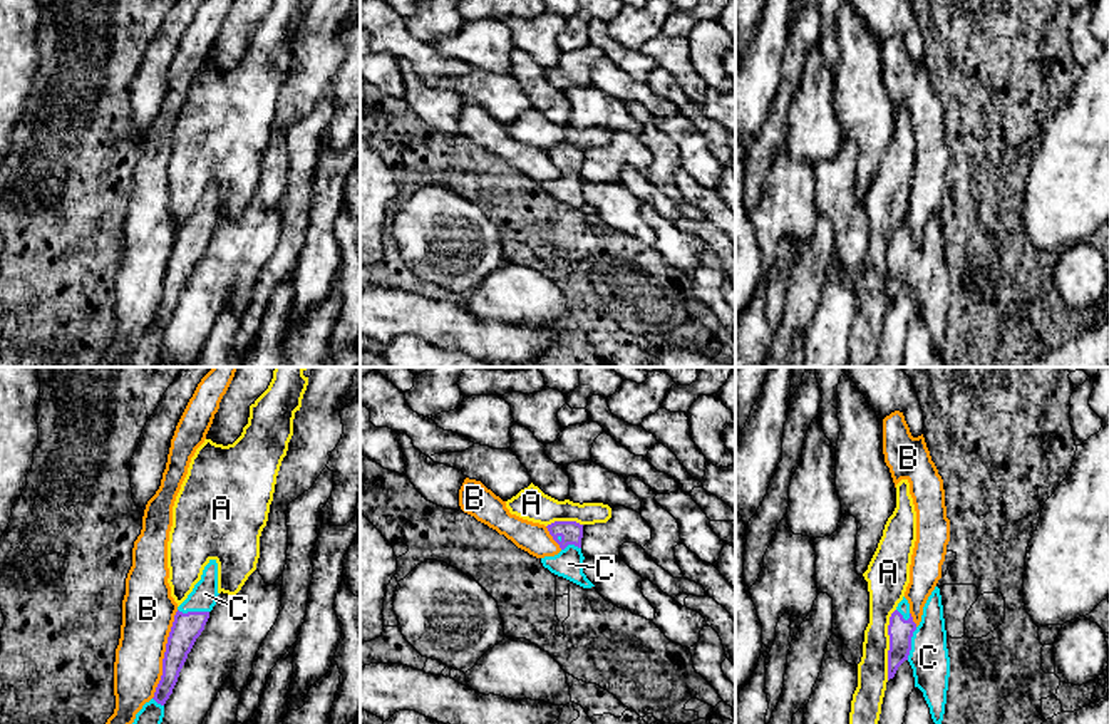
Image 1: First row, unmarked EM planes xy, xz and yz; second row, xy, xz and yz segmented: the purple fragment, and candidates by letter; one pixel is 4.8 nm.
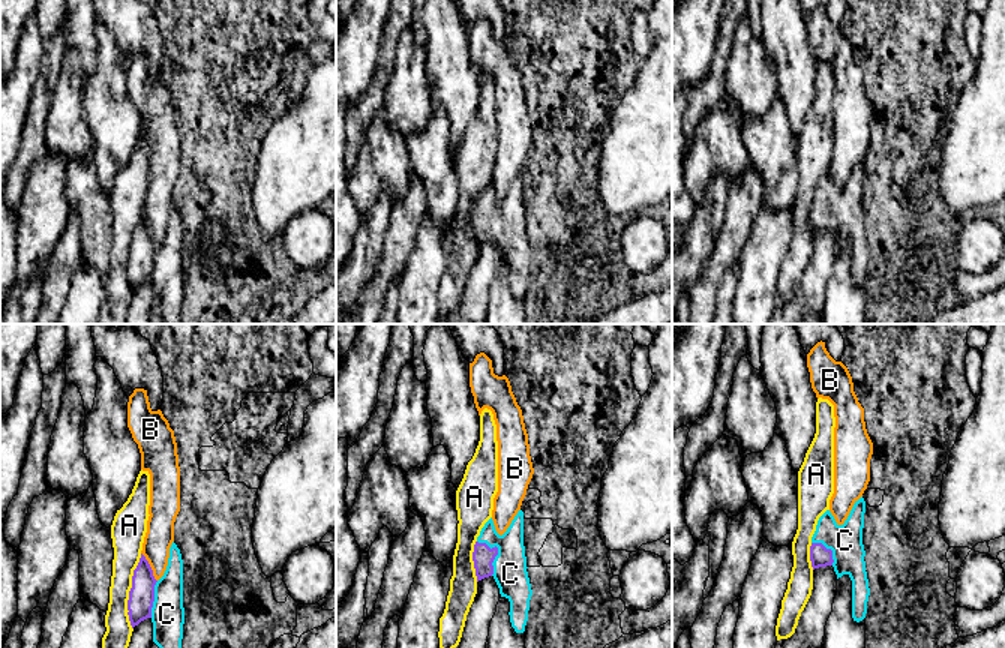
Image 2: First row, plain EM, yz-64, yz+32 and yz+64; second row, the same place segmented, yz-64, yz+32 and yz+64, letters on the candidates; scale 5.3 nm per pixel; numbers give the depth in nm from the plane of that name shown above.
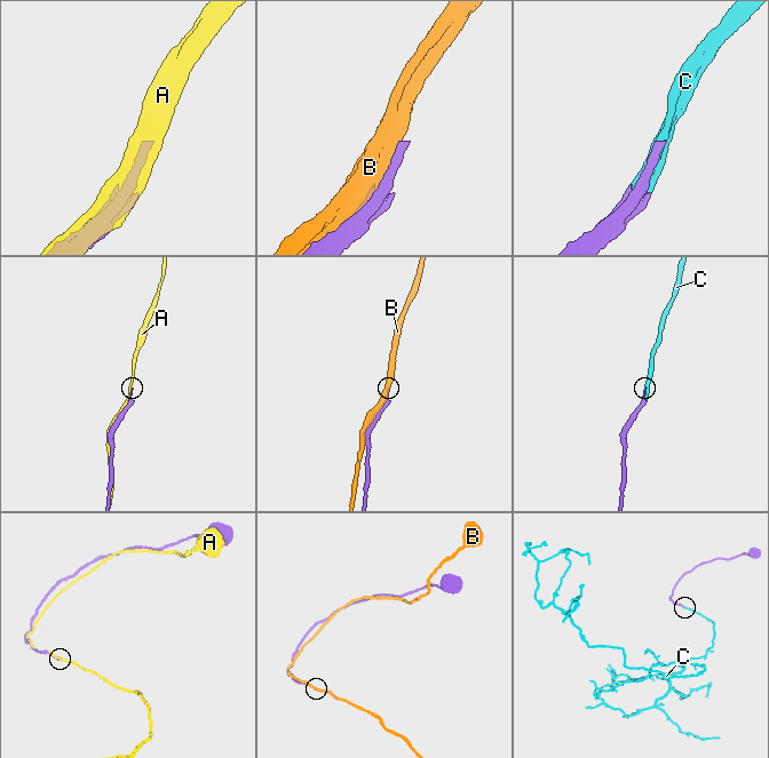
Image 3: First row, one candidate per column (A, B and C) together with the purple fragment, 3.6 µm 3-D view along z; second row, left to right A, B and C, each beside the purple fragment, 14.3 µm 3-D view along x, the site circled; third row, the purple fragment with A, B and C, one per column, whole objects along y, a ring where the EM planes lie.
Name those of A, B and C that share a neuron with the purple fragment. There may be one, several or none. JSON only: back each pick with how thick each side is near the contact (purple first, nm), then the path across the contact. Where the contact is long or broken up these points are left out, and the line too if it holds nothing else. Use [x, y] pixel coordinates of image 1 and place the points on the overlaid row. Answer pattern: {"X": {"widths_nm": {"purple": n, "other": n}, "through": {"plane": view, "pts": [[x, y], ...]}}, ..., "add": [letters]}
{"C": {"widths_nm": {"purple": 120, "other": 190}}, "add": ["C"]}

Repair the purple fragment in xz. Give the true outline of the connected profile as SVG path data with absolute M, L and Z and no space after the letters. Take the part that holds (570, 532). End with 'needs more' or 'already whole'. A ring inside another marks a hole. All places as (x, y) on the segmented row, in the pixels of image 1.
M554 521L546 526L561 551L554 556L541 558L544 568L583 588L595 587L583 573L581 538L583 525L576 521Z | needs more

